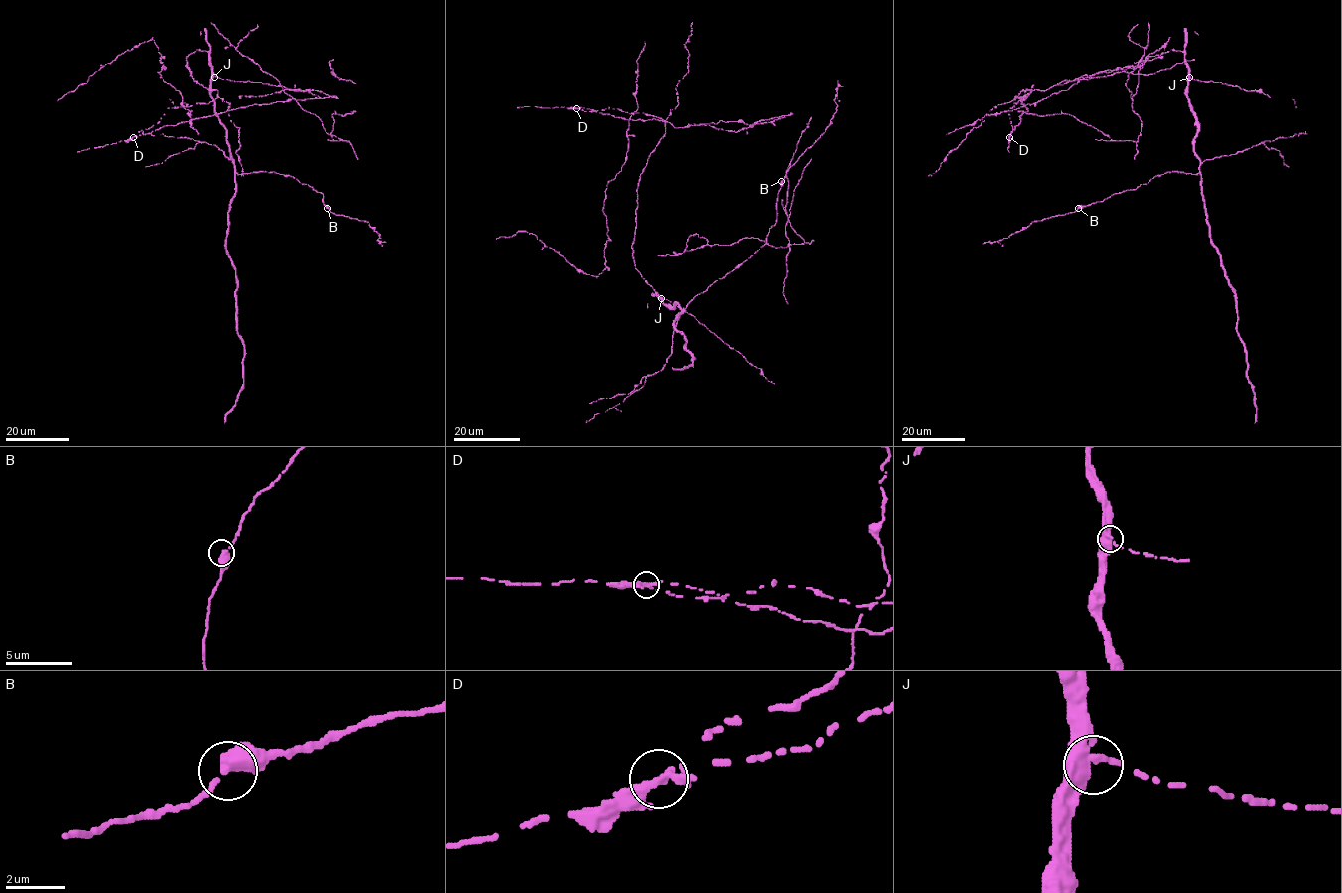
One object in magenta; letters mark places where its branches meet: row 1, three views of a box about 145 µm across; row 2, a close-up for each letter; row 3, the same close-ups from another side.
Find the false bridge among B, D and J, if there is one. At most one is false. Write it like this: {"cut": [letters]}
{"cut": ["D"]}

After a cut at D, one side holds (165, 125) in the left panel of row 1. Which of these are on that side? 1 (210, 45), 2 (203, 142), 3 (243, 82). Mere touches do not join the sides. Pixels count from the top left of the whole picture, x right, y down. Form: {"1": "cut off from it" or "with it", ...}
{"1": "cut off from it", "2": "cut off from it", "3": "cut off from it"}

